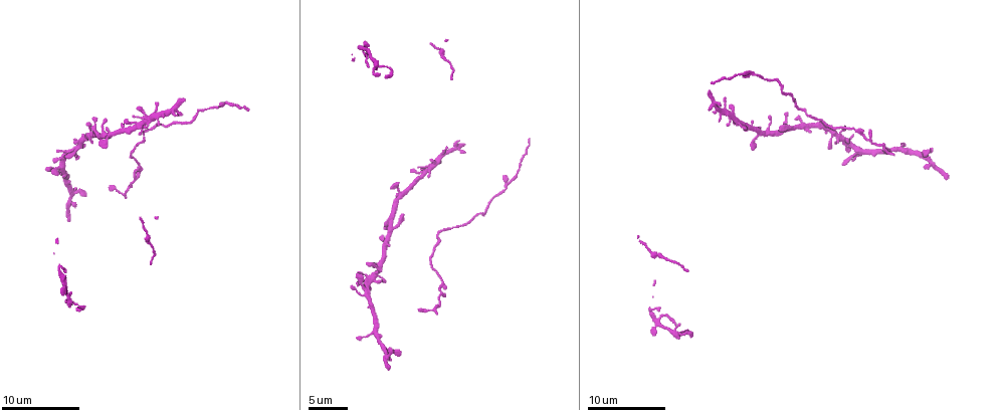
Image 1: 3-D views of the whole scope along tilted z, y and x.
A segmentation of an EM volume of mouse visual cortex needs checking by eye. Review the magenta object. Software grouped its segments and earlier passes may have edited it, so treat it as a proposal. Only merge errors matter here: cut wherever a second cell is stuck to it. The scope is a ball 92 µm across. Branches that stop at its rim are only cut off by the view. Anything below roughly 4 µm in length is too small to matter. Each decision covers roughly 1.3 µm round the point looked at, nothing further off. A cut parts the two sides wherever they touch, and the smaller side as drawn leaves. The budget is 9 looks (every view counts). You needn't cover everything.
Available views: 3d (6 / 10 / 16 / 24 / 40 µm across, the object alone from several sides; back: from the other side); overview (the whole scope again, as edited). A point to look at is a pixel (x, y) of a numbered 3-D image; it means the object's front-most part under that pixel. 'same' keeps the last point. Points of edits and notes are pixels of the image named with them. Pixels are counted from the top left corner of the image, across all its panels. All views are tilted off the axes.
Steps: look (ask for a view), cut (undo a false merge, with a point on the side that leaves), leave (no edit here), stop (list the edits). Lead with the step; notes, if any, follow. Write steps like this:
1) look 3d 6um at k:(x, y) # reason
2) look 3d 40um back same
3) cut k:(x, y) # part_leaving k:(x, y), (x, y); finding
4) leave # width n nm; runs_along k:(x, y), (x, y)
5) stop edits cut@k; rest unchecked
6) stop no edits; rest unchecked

look 3d 10um at 1:(437, 232)

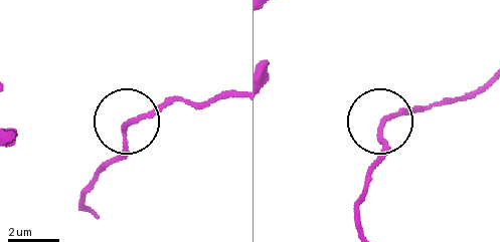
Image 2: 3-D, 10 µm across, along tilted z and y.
leave # side_arm 17 um; all the same cell

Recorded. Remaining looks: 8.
look 3d 16um at 1:(109, 135) # four-way junction

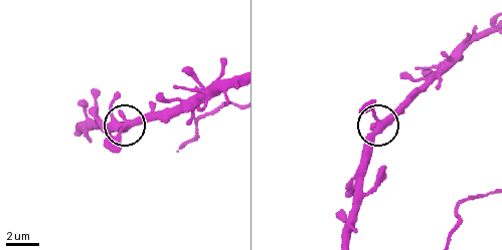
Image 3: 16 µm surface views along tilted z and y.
look 3d 6um at 3:(375, 119)

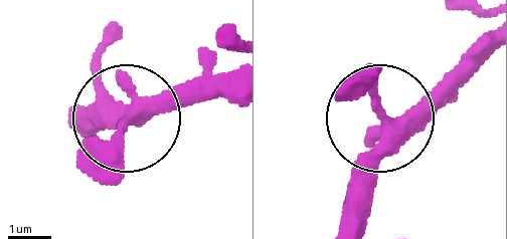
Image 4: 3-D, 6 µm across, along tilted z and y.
leave # width 300 nm; runs_along 4:(383, 113), (406, 107), (477, 42); all the same cell

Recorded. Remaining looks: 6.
look 3d 10um at 1:(395, 226) # a fork

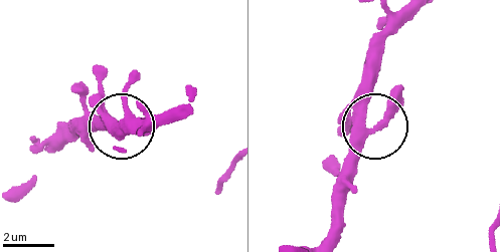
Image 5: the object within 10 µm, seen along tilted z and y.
leave # side_arm 26 um; runs_along 5:(389, 16), (367, 102), (370, 131), (334, 180); all the same cell

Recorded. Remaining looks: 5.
look 3d 10um at 1:(197, 109) # sudden change in width

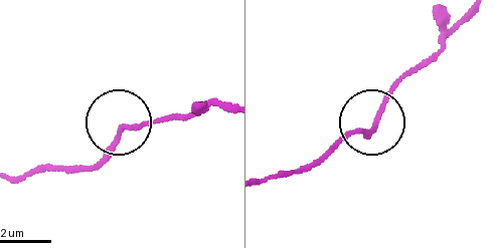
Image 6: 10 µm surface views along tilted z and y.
leave # width 180 nm; one cell here

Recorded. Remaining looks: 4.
stop no edits; rest unchecked

